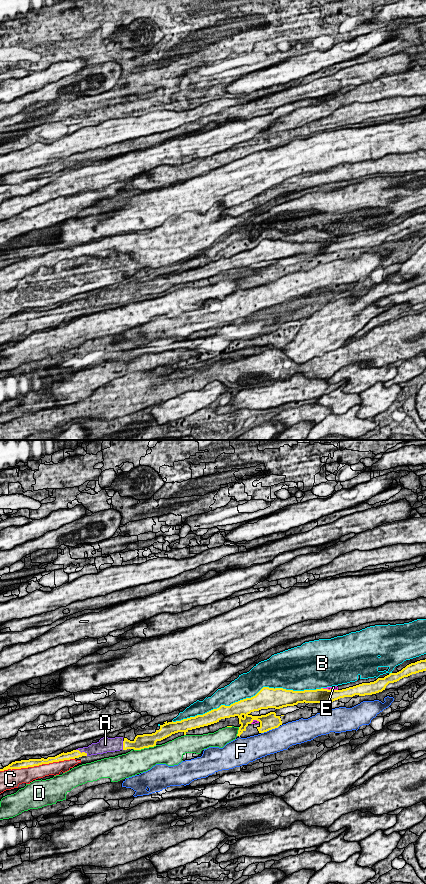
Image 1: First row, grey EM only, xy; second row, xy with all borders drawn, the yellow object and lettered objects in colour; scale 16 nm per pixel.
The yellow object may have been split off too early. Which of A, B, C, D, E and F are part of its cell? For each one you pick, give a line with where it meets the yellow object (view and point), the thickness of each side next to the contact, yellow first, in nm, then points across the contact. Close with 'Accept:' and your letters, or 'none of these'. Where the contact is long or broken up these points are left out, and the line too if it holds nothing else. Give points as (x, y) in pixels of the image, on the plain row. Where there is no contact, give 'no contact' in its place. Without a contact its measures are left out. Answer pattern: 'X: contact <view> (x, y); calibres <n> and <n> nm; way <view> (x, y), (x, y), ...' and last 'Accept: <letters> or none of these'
A: contact xy (82, 304); calibres 130 and 190 nm
C: contact xy (37, 317); calibres 130 and 260 nm
Accept: A, C

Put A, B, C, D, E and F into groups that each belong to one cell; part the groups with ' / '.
A C / B / D / E / F

